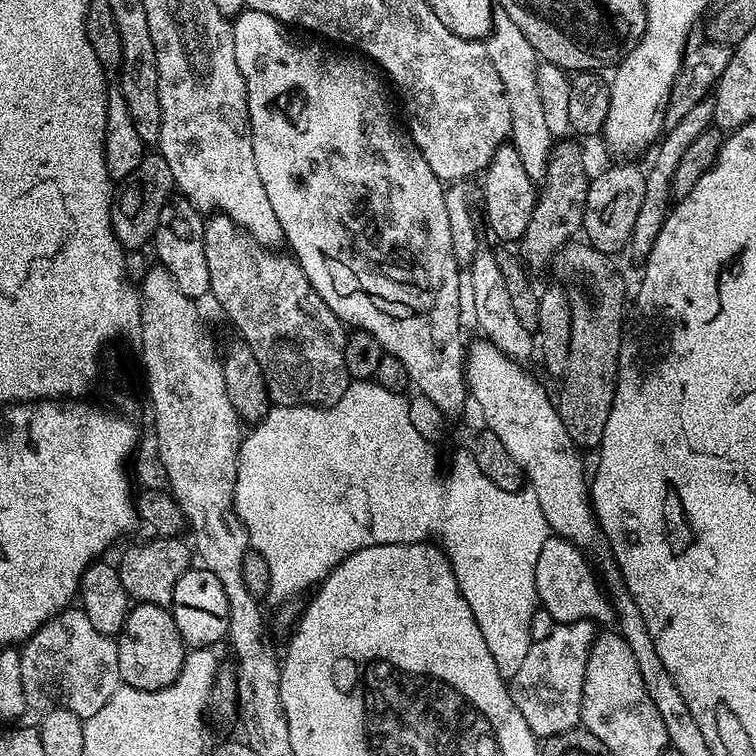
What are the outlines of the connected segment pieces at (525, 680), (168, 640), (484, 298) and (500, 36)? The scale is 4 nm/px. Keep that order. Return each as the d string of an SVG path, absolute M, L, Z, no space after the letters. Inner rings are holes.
M590 619L557 624L549 636L532 641L518 674L508 680L514 706L518 706L518 714L526 718L526 726L537 738L562 734L580 724L586 662L597 635L597 625Z
M133 603L116 640L118 670L123 683L138 690L162 690L178 678L184 665L186 645L171 611L153 604Z
M477 247L471 264L466 268L466 288L472 291L472 312L476 315L476 324L481 328L483 339L488 340L498 350L502 350L511 360L525 362L533 359L534 336L533 333L518 322L514 314L514 306L510 302L510 294L506 294L506 281L502 278L502 270L498 270L496 252L493 249Z
M499 10L492 14L492 31L486 37L490 62L494 62L494 70L498 70L498 78L502 78L502 86L506 94L506 102L510 102L510 118L512 131L510 142L518 152L522 168L533 183L541 183L548 169L549 154L552 153L554 138L546 127L542 102L538 99L538 82L536 81L536 65L538 57L530 42L526 42L526 34L514 26L510 14Z

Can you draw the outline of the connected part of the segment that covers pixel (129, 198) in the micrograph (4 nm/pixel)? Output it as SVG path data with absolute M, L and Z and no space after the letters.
M149 151L140 159L140 165L126 179L119 181L114 192L112 230L120 247L125 250L144 248L147 244L149 247L156 235L158 218L162 218L162 206L166 206L173 196L174 185L170 166L166 166L166 158L162 158L159 151Z

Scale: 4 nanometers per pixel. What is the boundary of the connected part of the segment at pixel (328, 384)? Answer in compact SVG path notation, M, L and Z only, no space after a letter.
M212 214L204 222L206 267L210 270L210 296L220 303L228 320L237 328L239 339L245 340L262 366L269 401L281 408L305 404L307 408L326 408L336 404L346 394L350 383L346 370L345 351L349 333L343 320L337 318L330 306L306 278L299 263L291 255L279 256L279 251L257 244L246 232L240 231L228 216Z

